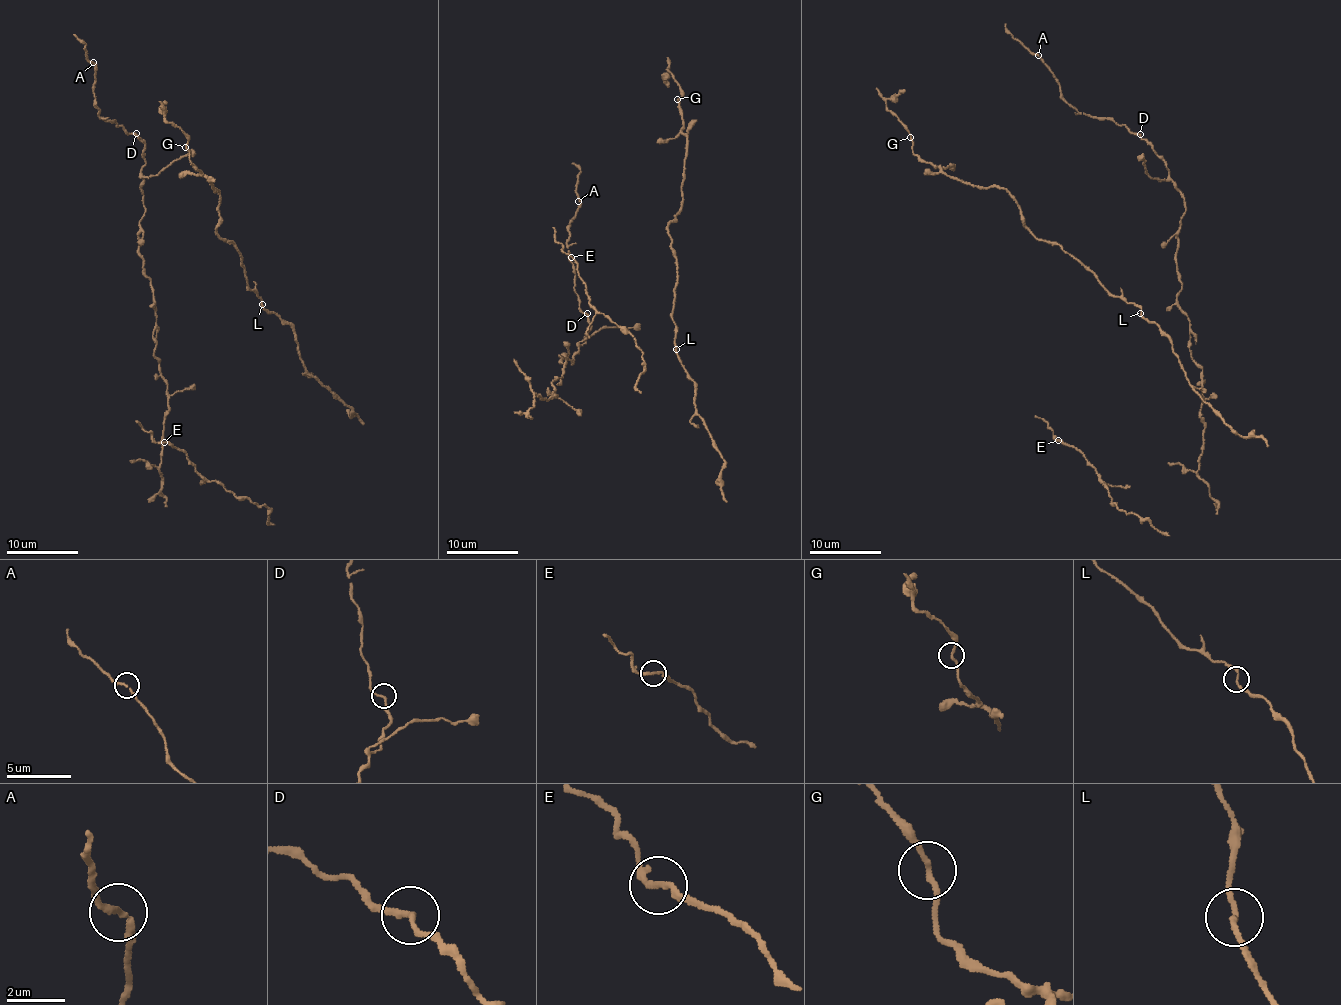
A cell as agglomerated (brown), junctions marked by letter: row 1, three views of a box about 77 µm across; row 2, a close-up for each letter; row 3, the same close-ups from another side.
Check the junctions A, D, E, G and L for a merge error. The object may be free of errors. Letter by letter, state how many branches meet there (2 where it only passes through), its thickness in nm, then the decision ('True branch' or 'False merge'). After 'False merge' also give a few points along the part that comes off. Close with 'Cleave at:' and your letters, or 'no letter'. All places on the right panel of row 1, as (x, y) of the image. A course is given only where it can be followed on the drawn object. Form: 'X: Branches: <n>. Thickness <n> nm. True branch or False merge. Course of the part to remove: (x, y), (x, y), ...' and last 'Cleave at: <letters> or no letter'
A: Branches: 2. Thickness 190 nm. True branch
D: Branches: 2. Thickness 190 nm. True branch
E: Branches: 2. Thickness 190 nm. True branch
G: Branches: 2. Thickness 180 nm. True branch
L: Branches: 2. Thickness 180 nm. True branch
Cleave at: no letter

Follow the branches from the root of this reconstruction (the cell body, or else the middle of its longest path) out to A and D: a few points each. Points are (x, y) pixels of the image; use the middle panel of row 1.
A: (567, 354), (563, 365), (560, 356), (572, 364), (590, 324), (574, 289), (575, 269), (566, 242), (578, 201)
D: (567, 354), (563, 365), (560, 356), (572, 364), (579, 346), (585, 342), (590, 324), (587, 313)

